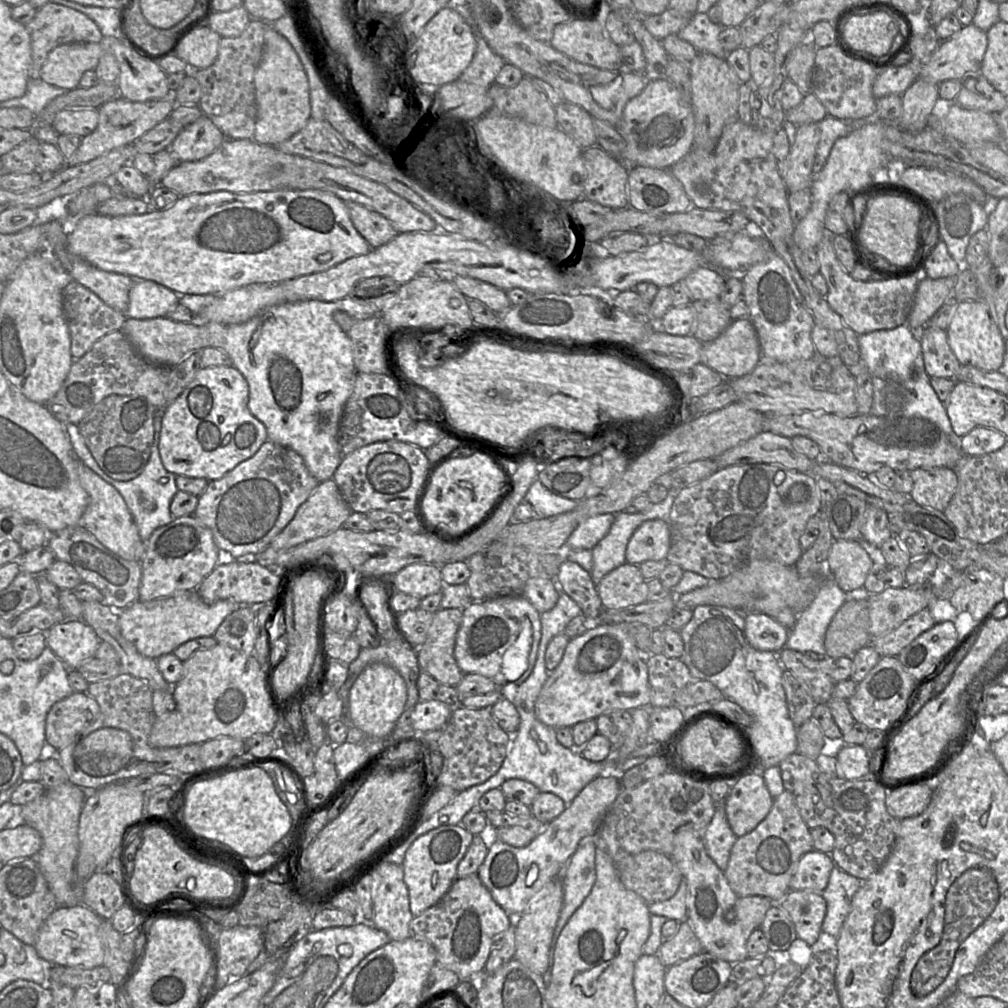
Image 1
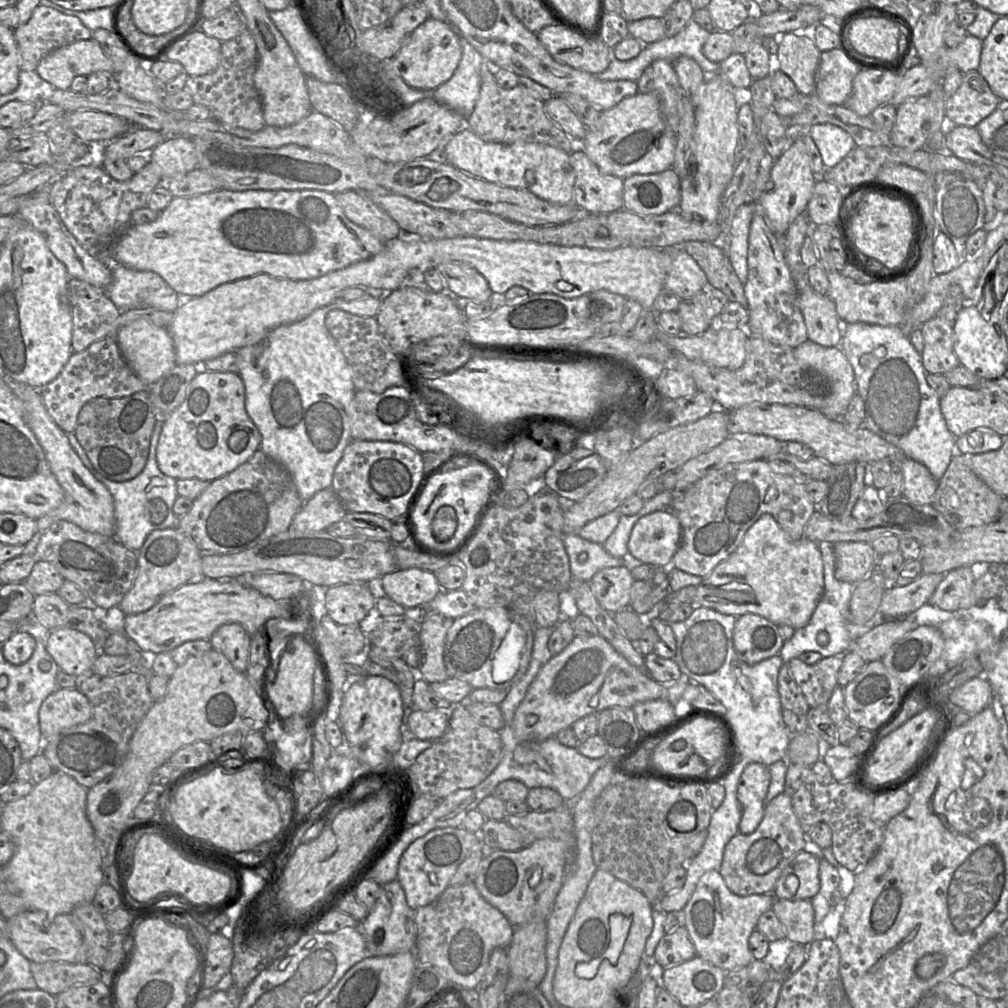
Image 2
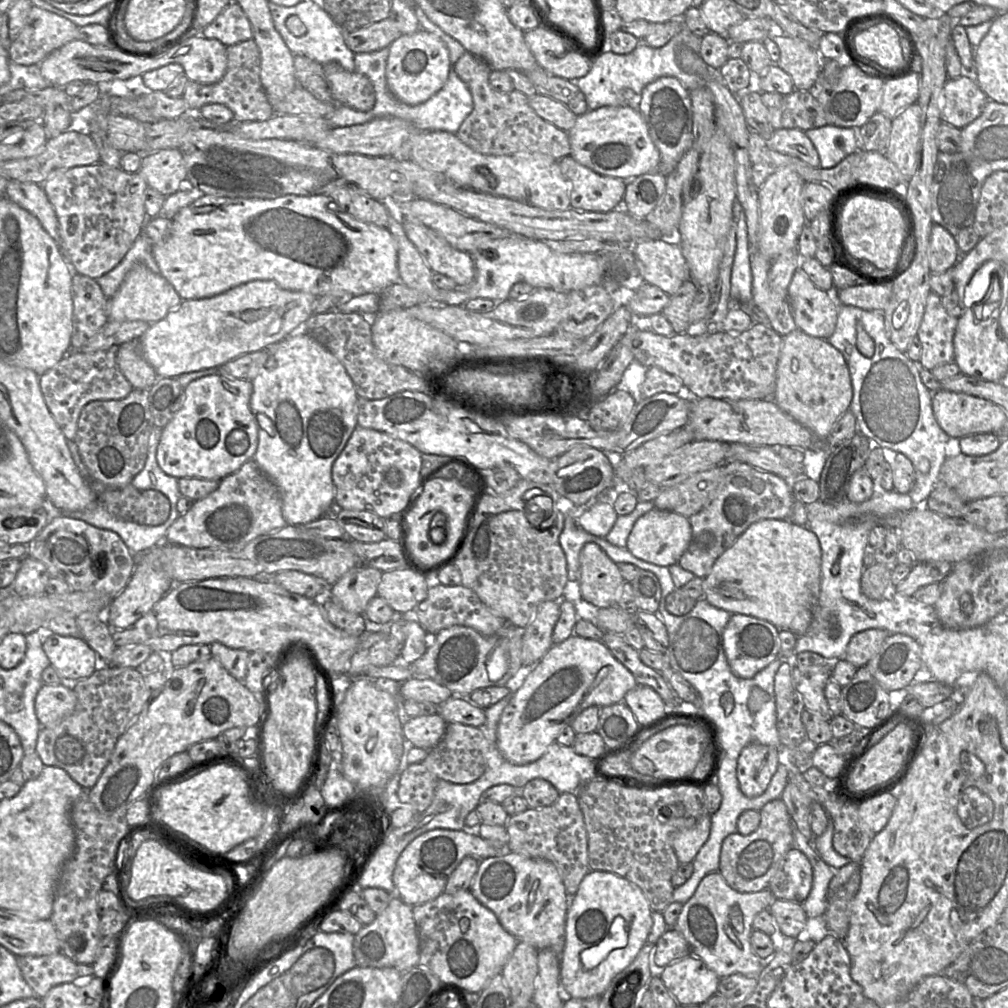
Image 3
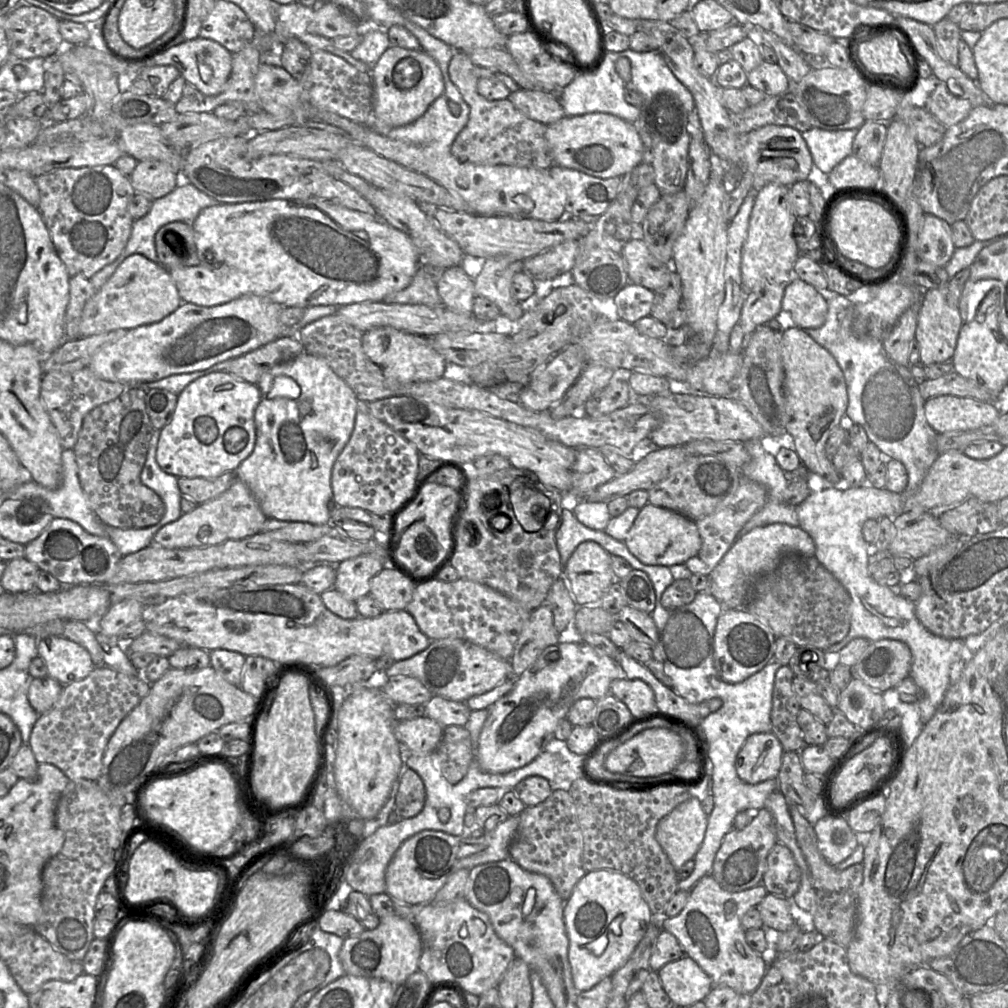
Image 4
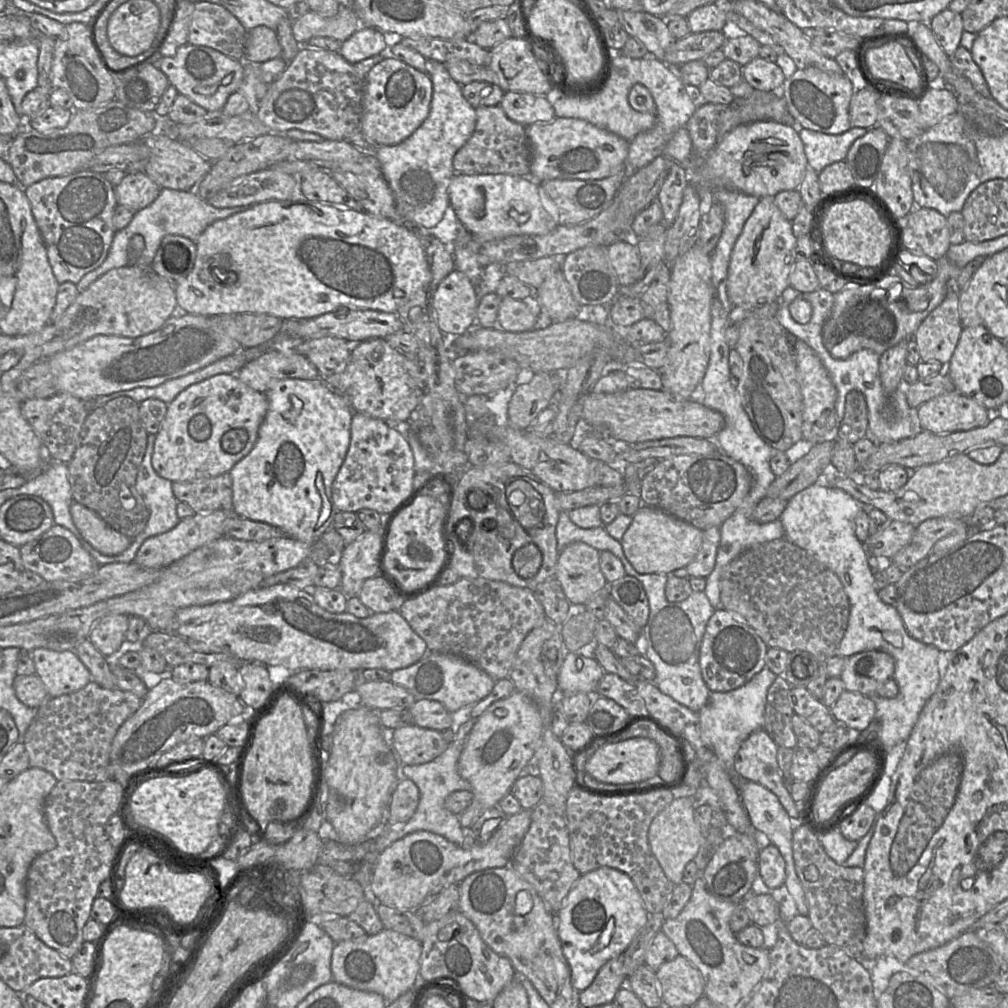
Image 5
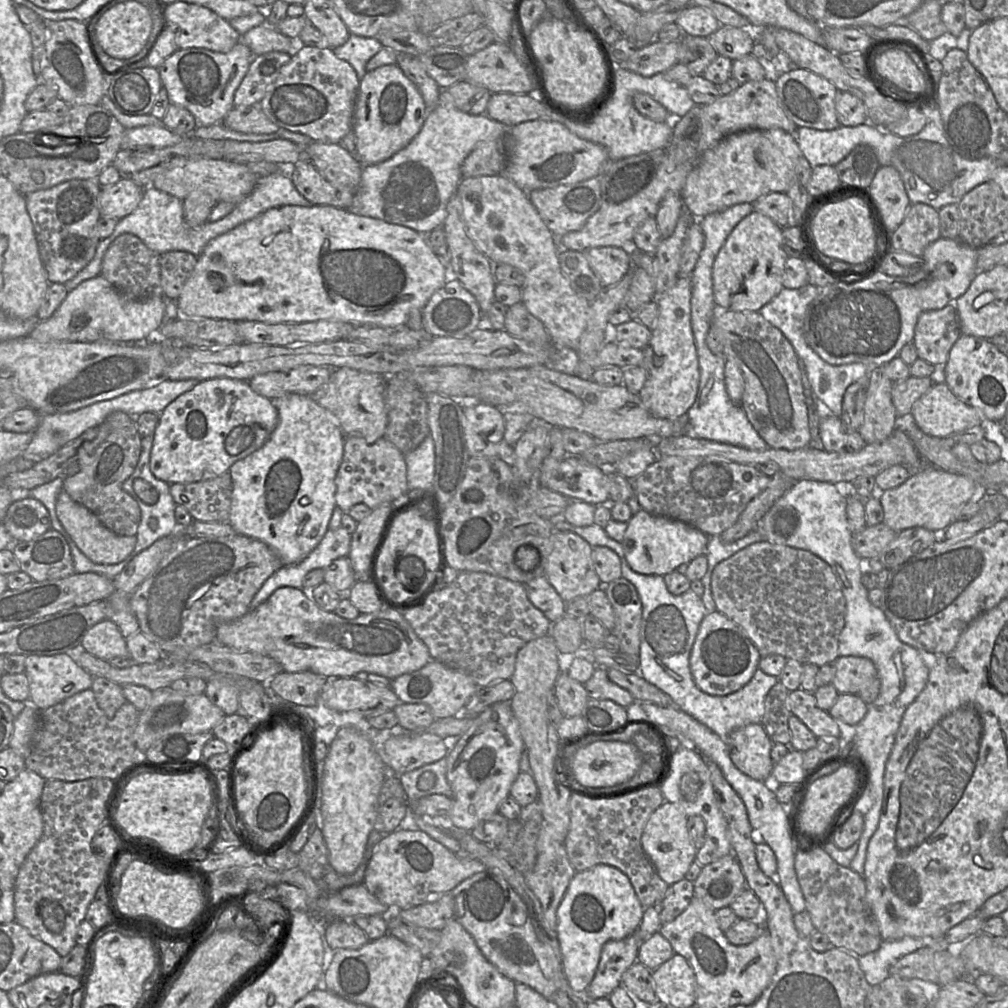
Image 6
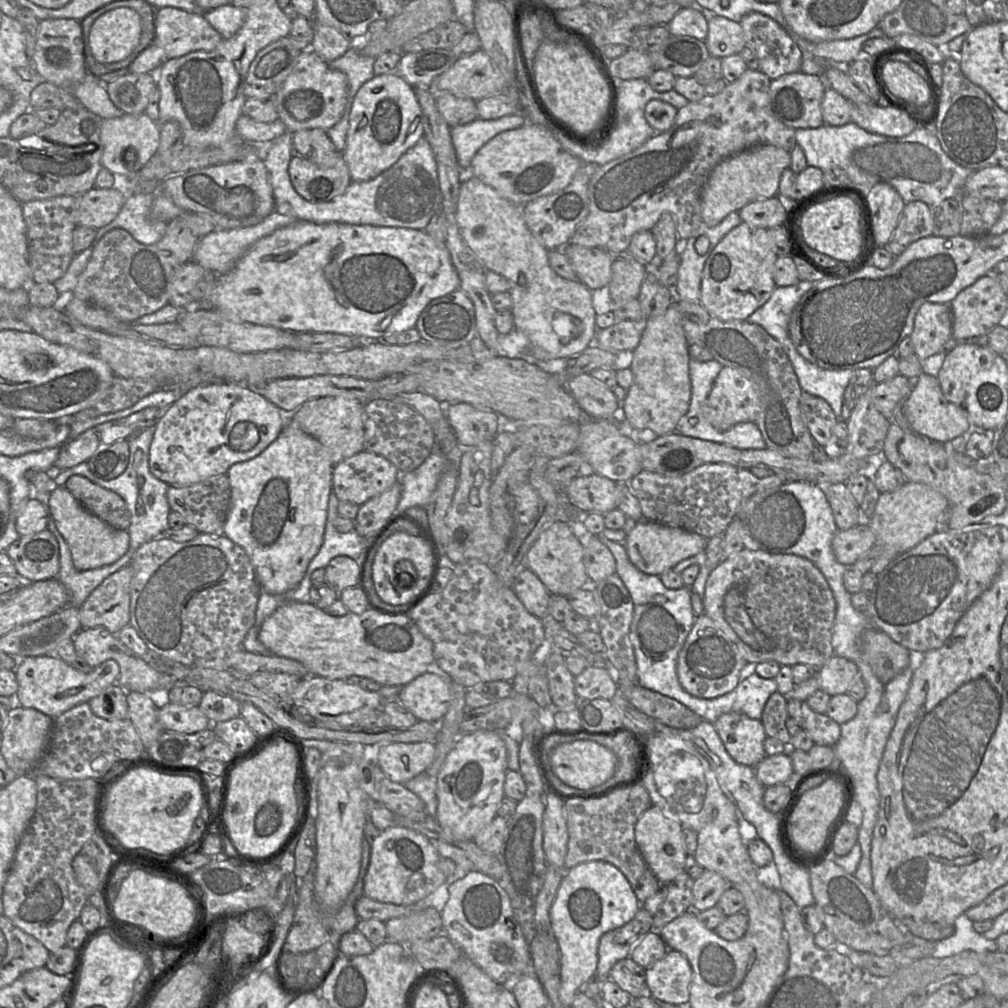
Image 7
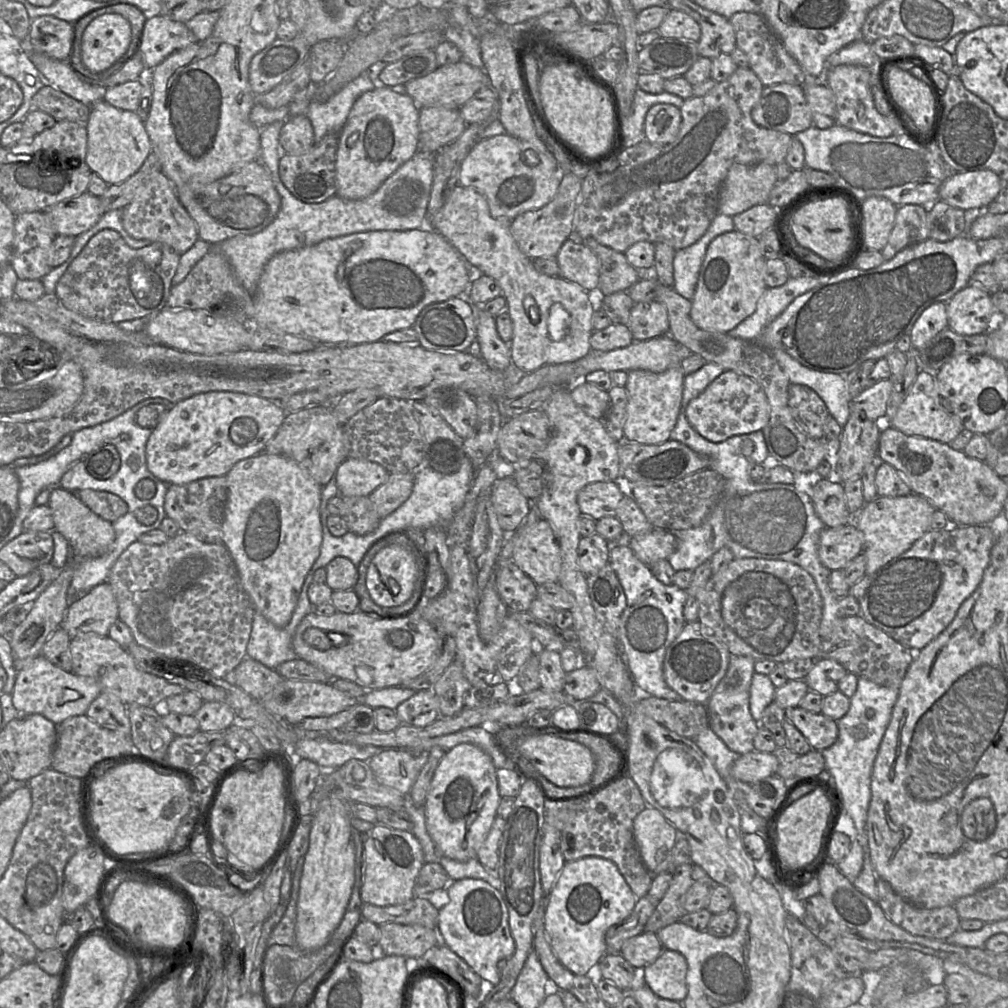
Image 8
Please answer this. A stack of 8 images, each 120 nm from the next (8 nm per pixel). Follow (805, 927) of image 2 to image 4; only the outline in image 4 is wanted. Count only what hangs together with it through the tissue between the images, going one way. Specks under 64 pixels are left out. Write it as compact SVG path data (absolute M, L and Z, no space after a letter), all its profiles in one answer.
M768 893L756 906L764 927L784 932L795 925L787 899Z

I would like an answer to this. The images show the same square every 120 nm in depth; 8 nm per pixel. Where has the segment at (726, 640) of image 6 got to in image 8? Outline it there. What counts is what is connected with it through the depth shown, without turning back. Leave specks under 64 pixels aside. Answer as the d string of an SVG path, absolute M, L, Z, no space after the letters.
M698 620L686 623L666 650L663 661L664 679L684 700L706 704L726 674L730 657L727 646L714 635L708 634Z

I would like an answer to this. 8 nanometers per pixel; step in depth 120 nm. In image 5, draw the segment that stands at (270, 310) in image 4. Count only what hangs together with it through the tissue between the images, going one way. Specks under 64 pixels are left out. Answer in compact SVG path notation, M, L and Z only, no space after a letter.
M188 313L171 316L161 328L147 335L135 338L98 335L47 360L57 393L69 393L87 401L137 387L158 386L200 370L241 349L240 343L222 329L222 318Z

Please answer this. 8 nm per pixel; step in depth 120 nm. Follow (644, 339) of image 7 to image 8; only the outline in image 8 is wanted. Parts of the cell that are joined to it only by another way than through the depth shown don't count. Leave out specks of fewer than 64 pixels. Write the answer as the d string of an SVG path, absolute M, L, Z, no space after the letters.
M681 366L663 373L632 370L624 386L628 394L623 425L624 440L644 445L661 444L670 440L681 409L685 375Z

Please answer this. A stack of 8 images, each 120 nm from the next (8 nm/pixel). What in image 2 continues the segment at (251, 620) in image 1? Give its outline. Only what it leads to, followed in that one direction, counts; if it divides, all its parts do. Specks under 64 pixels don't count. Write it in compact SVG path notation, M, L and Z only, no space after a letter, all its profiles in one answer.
M238 623L224 624L211 636L212 648L221 652L235 670L245 673L250 654L251 637Z

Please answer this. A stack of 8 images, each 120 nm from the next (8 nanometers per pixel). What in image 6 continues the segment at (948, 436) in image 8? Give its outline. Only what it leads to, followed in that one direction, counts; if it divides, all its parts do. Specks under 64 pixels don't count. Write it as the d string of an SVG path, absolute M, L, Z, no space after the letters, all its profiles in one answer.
M934 383L912 406L911 414L920 430L946 438L980 426L982 415L956 397L946 383Z

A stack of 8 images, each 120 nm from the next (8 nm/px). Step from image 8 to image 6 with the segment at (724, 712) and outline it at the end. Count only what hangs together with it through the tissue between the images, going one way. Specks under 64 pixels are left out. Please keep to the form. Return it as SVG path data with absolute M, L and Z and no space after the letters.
M761 723L740 727L723 739L732 762L741 772L756 780L770 781L773 742Z

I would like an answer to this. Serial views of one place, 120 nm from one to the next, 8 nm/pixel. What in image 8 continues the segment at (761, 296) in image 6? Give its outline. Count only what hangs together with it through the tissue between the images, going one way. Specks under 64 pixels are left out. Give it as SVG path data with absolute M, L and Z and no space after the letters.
M733 230L714 238L707 248L691 300L690 316L694 324L705 331L728 333L752 315L758 300L767 289L766 261L758 237Z

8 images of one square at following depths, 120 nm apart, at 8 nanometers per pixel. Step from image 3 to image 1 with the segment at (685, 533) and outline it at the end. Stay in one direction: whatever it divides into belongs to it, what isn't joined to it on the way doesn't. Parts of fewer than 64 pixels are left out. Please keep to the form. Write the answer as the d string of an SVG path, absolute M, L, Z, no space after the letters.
M660 519L645 521L628 542L626 563L639 566L646 561L664 562L669 548L669 524Z

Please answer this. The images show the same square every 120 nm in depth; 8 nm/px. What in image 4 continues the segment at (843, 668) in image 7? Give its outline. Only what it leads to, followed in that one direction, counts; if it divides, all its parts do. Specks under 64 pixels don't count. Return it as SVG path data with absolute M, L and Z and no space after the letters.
M882 639L872 642L860 661L850 669L852 678L860 679L875 691L884 692L909 677L911 666L912 654L906 643Z

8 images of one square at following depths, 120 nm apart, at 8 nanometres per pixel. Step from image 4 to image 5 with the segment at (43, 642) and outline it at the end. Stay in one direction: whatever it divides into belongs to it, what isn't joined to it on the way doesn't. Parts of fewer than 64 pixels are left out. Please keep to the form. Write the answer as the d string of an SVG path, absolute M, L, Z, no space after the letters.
M36 648L32 656L36 674L45 684L49 698L76 692L92 681L90 671L73 650Z

